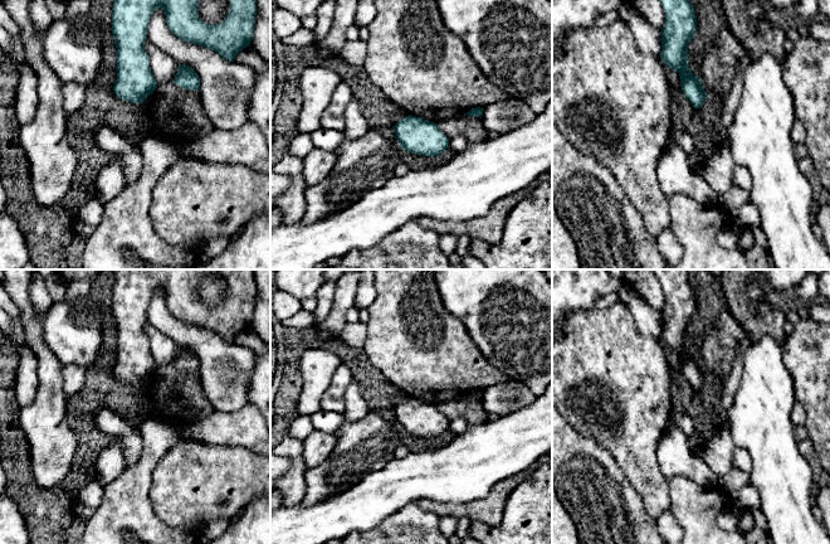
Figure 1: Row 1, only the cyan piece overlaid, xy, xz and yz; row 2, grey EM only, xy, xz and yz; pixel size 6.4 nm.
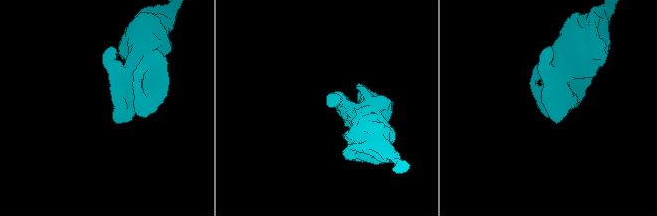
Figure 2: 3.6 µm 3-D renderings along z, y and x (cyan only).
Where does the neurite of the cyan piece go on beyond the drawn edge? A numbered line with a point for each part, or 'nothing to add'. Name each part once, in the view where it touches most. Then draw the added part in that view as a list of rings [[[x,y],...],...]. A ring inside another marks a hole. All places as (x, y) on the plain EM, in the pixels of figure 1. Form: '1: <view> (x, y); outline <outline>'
nothing to add

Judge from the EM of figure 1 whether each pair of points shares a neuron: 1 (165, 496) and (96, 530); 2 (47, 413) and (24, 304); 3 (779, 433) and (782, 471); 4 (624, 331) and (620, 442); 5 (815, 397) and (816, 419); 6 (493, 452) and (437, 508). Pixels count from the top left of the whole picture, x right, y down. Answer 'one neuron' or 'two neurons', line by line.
1: two neurons
2: one neuron
3: one neuron
4: one neuron
5: one neuron
6: two neurons

